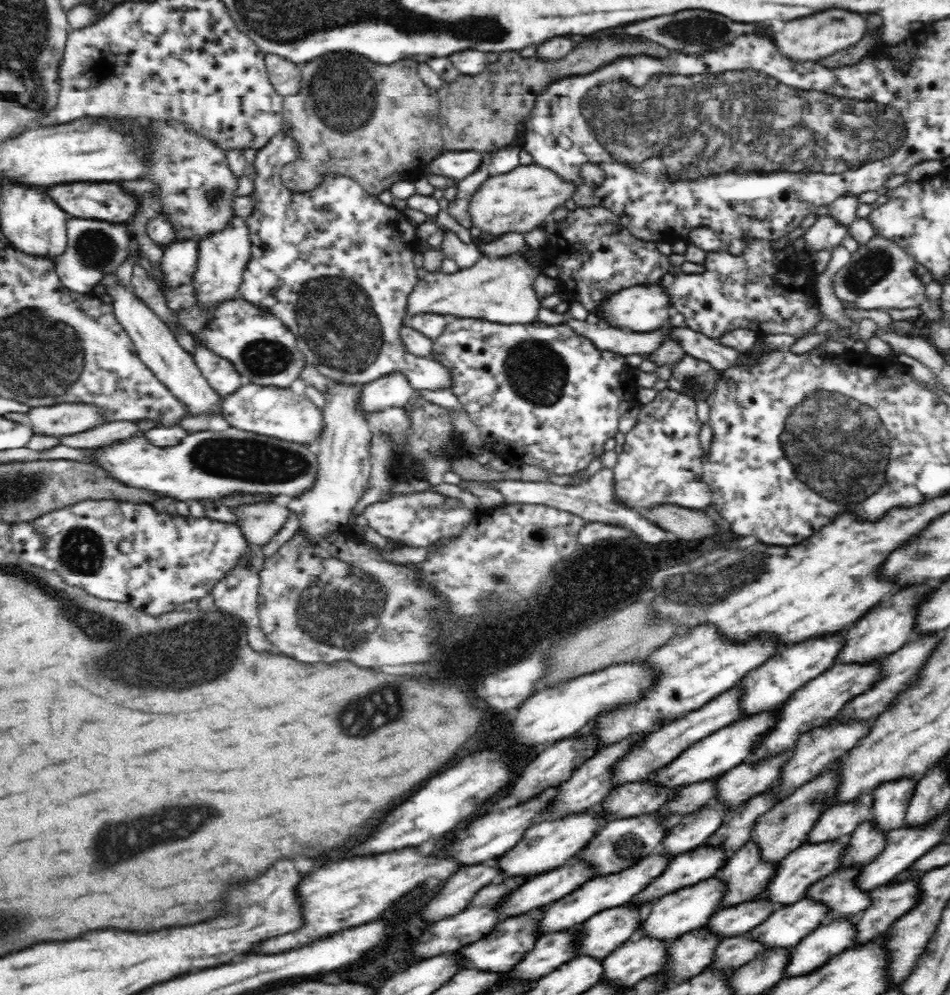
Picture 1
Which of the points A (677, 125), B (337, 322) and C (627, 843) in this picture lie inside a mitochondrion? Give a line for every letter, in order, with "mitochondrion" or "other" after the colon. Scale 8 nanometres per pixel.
A: mitochondrion
B: mitochondrion
C: mitochondrion

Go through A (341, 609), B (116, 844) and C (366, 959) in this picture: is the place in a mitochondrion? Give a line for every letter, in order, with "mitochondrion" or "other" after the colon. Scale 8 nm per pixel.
A: mitochondrion
B: mitochondrion
C: other

